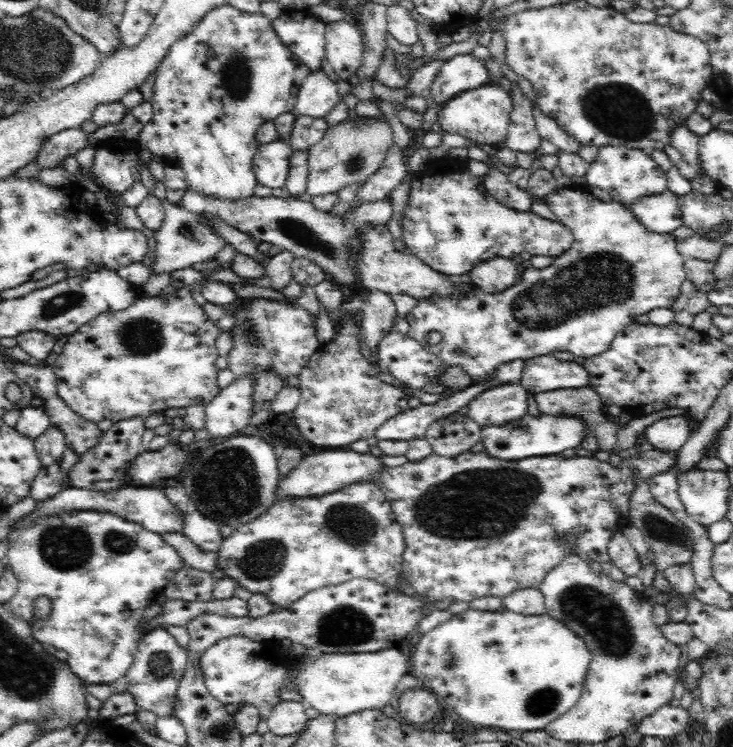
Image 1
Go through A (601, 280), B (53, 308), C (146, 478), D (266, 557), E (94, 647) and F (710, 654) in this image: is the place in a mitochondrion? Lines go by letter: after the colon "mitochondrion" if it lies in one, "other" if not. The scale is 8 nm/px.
A: mitochondrion
B: mitochondrion
C: other
D: mitochondrion
E: other
F: other

